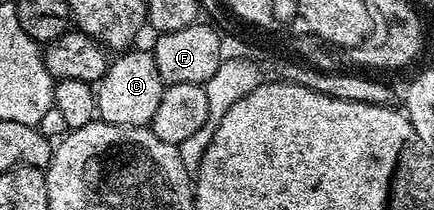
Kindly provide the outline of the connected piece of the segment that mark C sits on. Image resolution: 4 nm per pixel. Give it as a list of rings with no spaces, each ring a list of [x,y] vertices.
[[[128,48],[118,56],[112,57],[95,86],[95,99],[99,109],[97,118],[100,122],[118,126],[150,127],[157,106],[161,103],[165,84],[161,80],[161,72],[157,72],[154,53],[150,49],[135,49]]]

